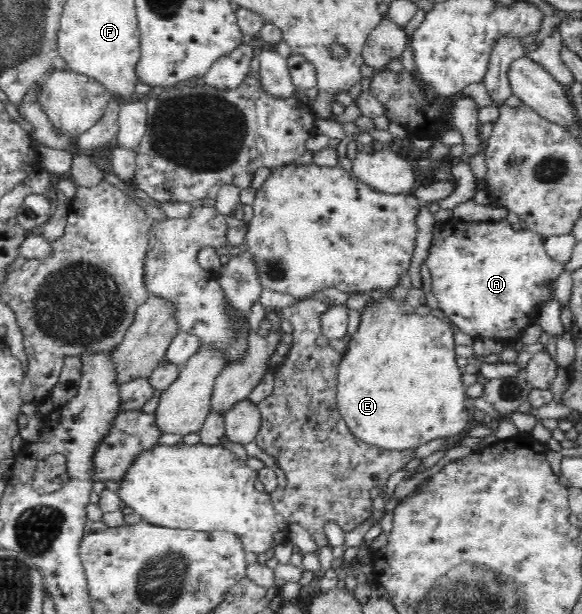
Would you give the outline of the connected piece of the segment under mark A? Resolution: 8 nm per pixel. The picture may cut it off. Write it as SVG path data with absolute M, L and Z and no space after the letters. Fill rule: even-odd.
M453 217L434 224L428 255L422 267L432 274L430 291L438 300L442 316L464 335L475 339L487 337L496 341L515 342L530 321L552 302L554 284L563 273L564 265L551 259L544 246L545 237L526 227L515 231L508 222L464 220Z

